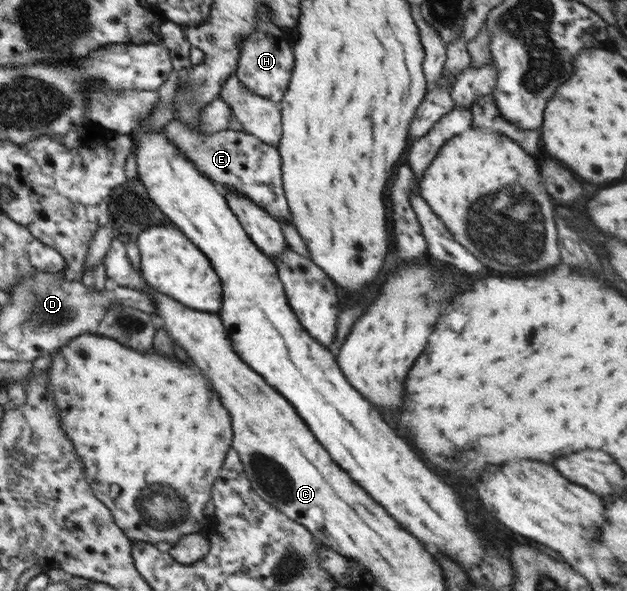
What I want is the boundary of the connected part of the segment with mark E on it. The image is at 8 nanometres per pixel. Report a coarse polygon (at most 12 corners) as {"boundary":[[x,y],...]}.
{"boundary":[[174,119],[168,139],[218,188],[290,222],[281,157],[247,132],[200,137]]}

